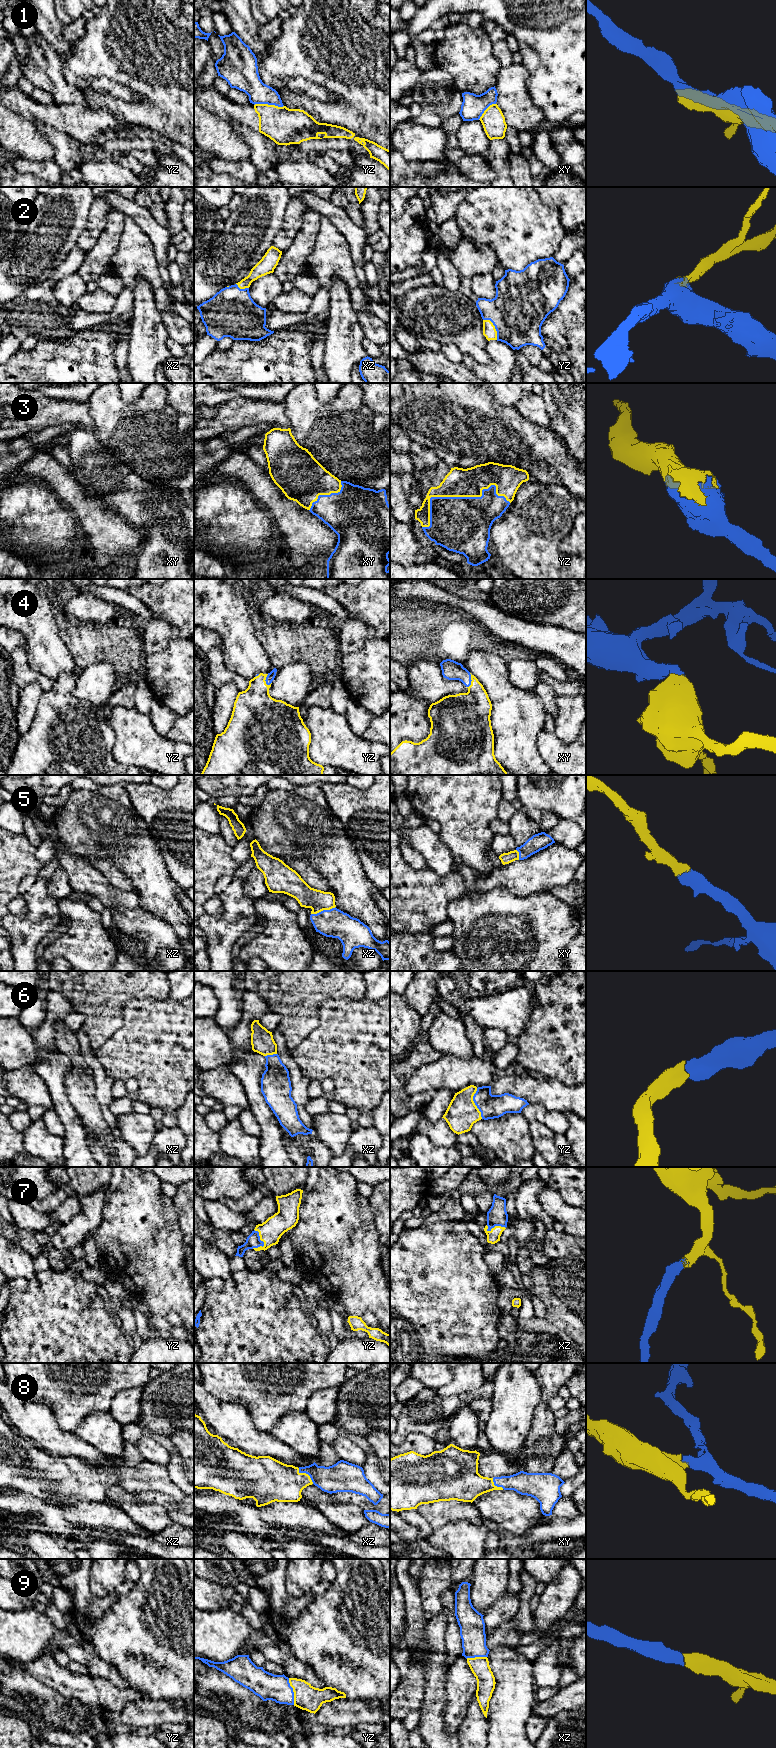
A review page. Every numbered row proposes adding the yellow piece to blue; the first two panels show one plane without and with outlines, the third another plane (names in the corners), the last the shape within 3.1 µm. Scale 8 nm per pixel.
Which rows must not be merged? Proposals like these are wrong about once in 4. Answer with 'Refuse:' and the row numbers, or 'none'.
Refuse: 1

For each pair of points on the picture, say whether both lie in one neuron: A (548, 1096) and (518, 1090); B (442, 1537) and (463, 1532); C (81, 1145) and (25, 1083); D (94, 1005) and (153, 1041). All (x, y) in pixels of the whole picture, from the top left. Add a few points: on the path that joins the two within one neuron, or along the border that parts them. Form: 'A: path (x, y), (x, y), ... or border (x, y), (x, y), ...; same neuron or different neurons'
A: path (541, 1091), (525, 1090); same neuron
B: path (447, 1537), (458, 1537); same neuron
C: border (46, 1085), (53, 1108); different neurons
D: border (131, 1000), (124, 1007), (122, 1025), (107, 1040); different neurons

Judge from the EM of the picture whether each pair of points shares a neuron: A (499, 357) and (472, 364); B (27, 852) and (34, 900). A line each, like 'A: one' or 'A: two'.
A: one
B: two

